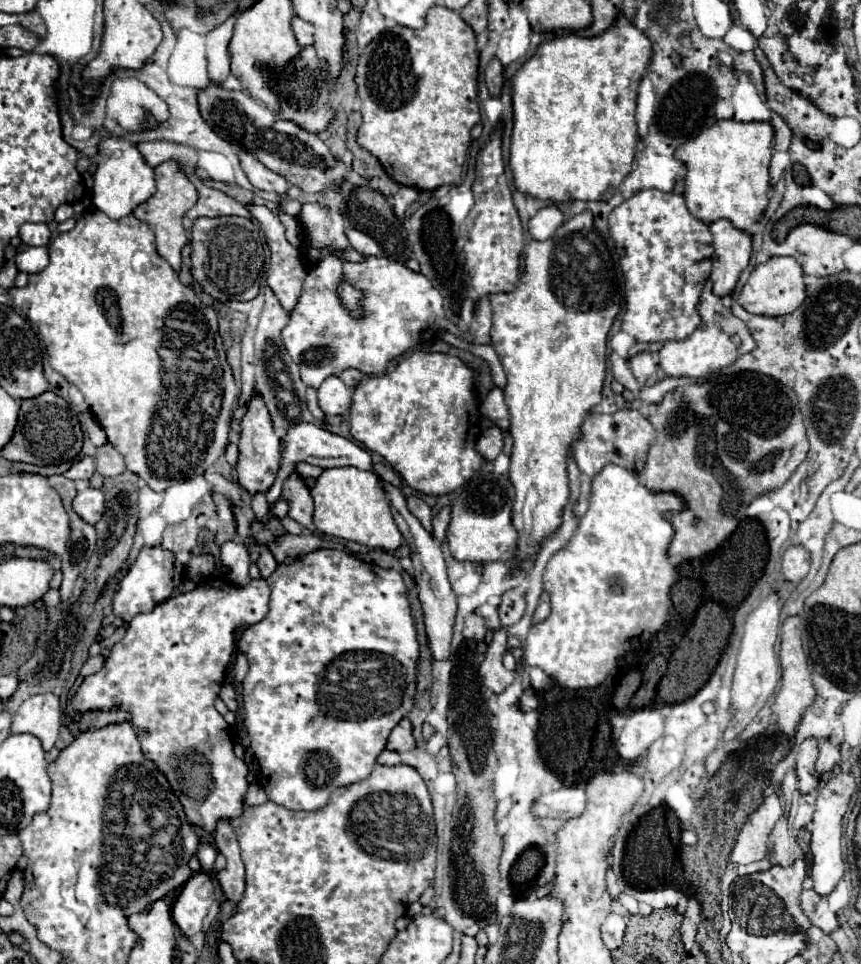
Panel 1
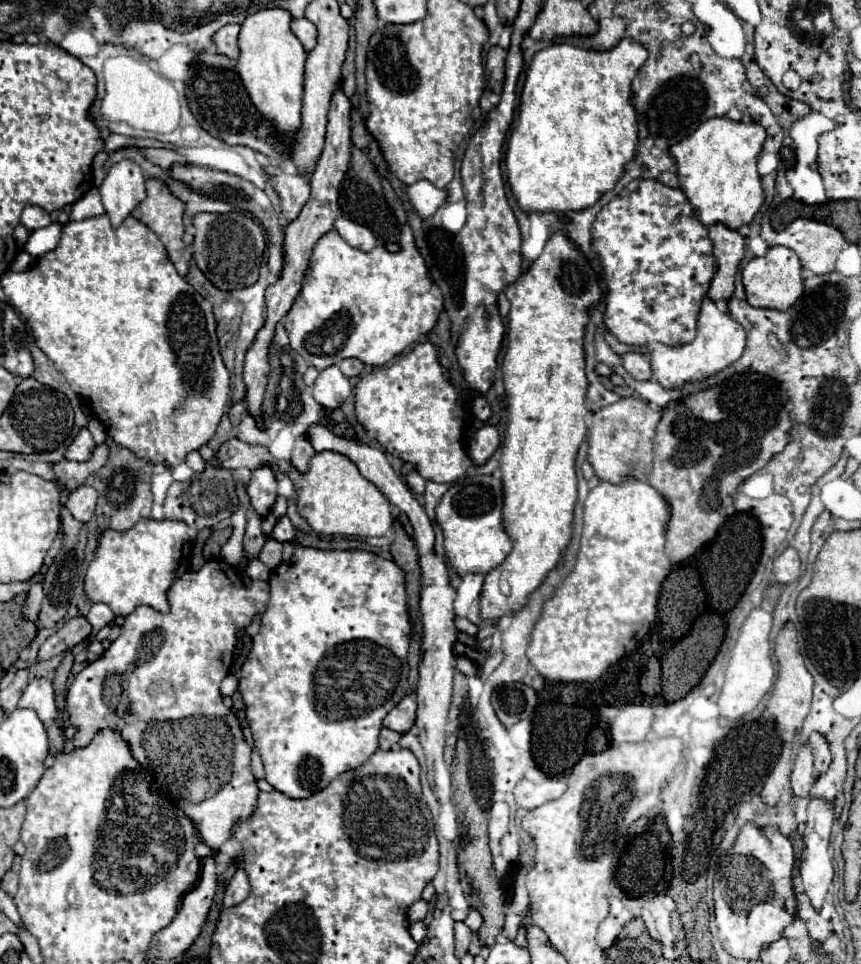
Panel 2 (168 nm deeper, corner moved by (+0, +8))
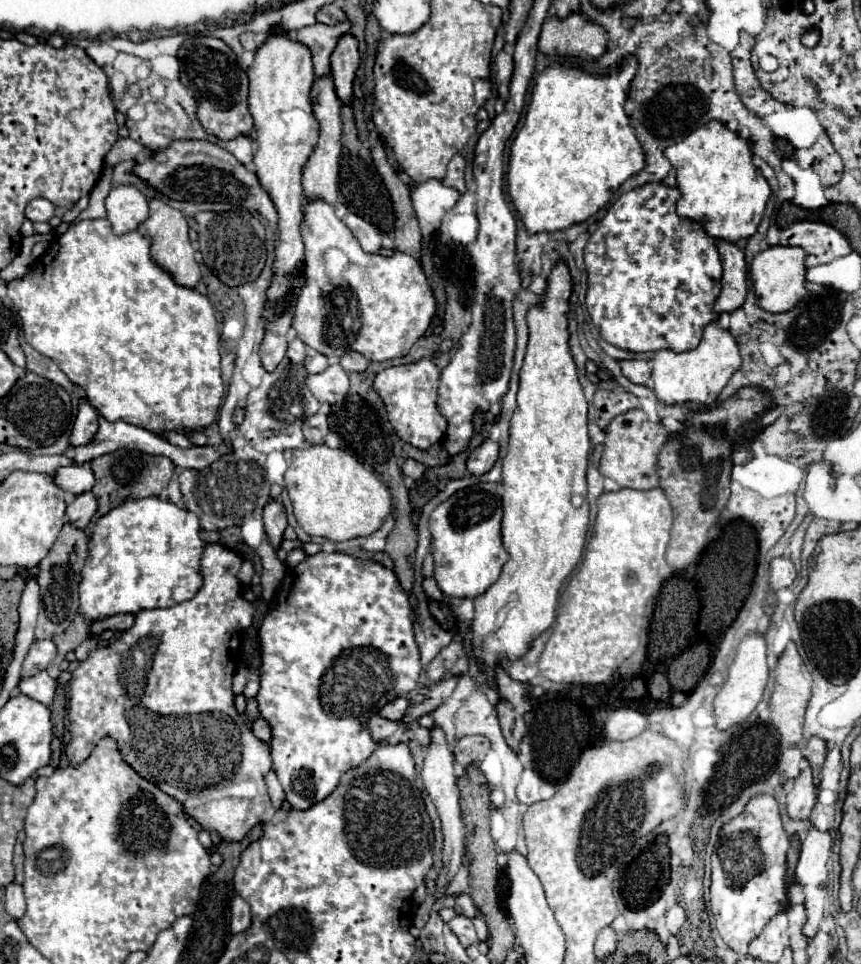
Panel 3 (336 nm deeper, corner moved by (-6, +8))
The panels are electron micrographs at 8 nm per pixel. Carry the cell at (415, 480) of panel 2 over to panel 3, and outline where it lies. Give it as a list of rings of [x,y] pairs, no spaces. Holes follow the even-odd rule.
[[[405,459],[405,463],[403,463],[401,469],[403,469],[405,477],[409,477],[413,481],[419,481],[425,475],[425,465],[421,465],[421,463],[413,461],[413,459]]]

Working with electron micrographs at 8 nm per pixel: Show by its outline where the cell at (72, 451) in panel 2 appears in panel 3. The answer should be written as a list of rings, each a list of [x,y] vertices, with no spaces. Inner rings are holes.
[[[87,401],[79,403],[79,415],[75,419],[73,425],[73,433],[71,433],[71,445],[79,447],[79,445],[89,445],[97,433],[97,409],[91,407]]]

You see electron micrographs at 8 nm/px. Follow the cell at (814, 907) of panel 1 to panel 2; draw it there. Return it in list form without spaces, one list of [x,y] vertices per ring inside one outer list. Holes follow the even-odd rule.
[[[799,893],[797,895],[797,917],[805,921],[807,931],[809,931],[809,937],[813,939],[815,945],[821,945],[833,933],[829,921],[821,919],[821,915],[811,907],[809,897],[805,893]]]

